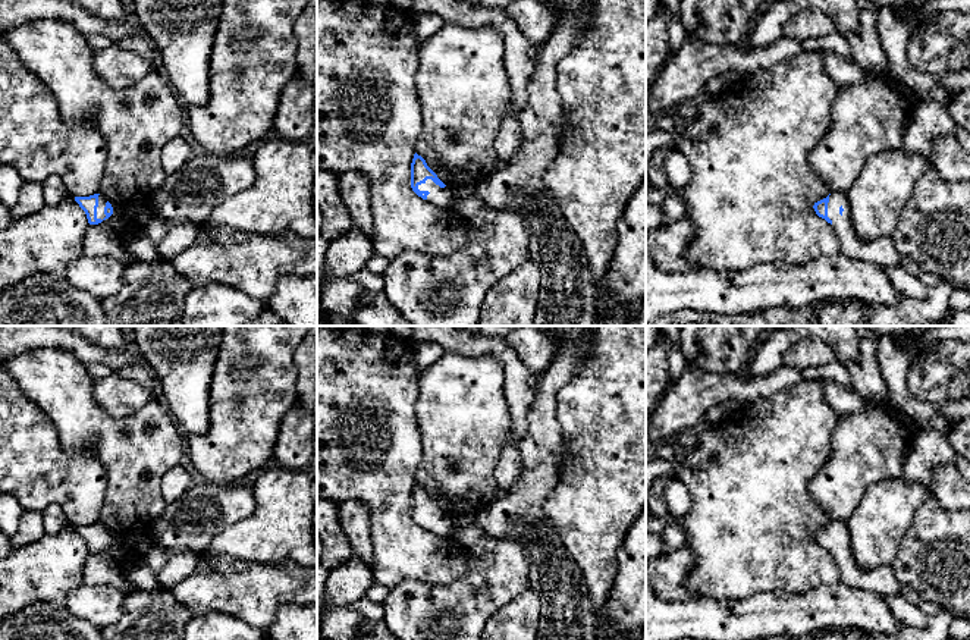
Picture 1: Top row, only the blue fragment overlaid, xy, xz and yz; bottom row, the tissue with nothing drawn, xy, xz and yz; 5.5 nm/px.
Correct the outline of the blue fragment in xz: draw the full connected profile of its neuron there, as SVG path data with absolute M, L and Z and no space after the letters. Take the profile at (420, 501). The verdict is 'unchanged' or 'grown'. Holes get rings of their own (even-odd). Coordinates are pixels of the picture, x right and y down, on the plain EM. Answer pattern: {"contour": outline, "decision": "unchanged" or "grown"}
{"contour": "M415 481L414 483L414 487L412 487L412 492L411 492L411 517L423 528L427 528L427 524L430 521L429 520L420 520L418 515L421 512L426 512L427 508L431 508L440 517L445 517L446 515L437 506L437 503L427 495L426 489Z", "decision": "unchanged"}

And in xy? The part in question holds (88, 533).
{"contour": "M94 523L90 526L75 526L75 530L85 540L90 553L98 553L103 550L97 546L98 524L100 523Z", "decision": "unchanged"}

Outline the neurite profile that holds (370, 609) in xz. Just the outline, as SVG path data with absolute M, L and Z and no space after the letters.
M362 596L358 602L349 608L358 611L365 619L384 621L384 606L383 603L376 603Z

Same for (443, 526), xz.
M427 508L424 512L418 514L418 518L429 520L430 523L427 524L427 528L439 536L451 536L455 528L453 518L448 515L440 517L431 508Z

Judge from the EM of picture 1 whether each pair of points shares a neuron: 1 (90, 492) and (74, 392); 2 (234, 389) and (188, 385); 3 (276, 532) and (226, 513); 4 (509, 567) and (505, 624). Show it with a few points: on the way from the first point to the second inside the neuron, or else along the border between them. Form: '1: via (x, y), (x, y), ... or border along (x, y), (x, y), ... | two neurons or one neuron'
1: border along (56, 429), (68, 451), (91, 451), (106, 476) | two neurons
2: border along (217, 353), (210, 386), (209, 422) | two neurons
3: border along (251, 485), (254, 511), (228, 526), (214, 537) | two neurons
4: border along (530, 587), (499, 606), (484, 624) | two neurons

